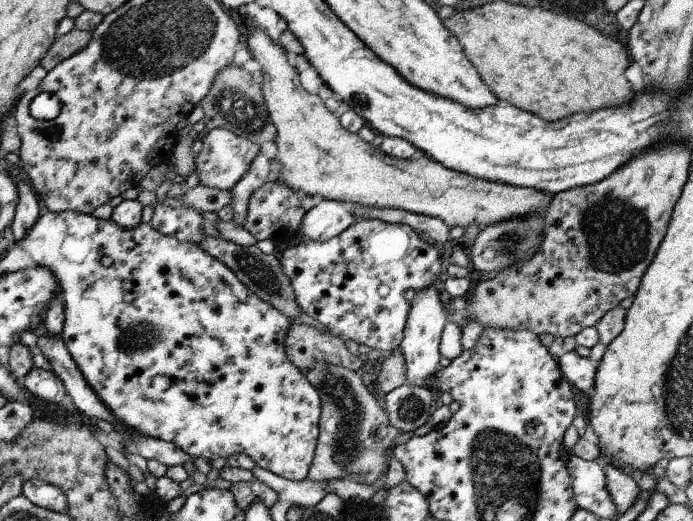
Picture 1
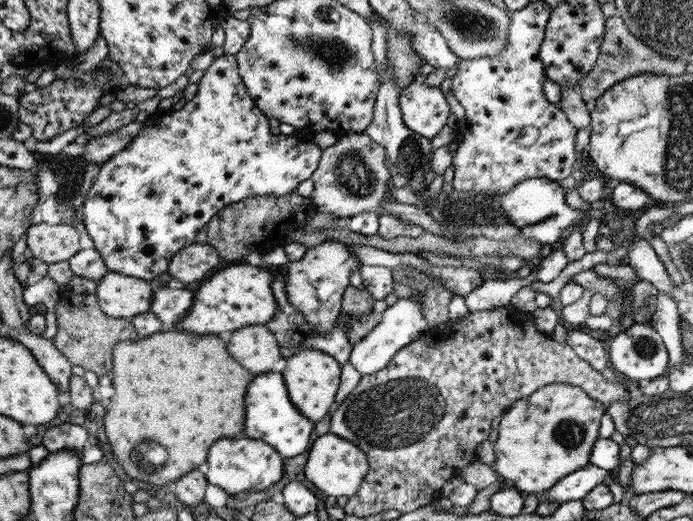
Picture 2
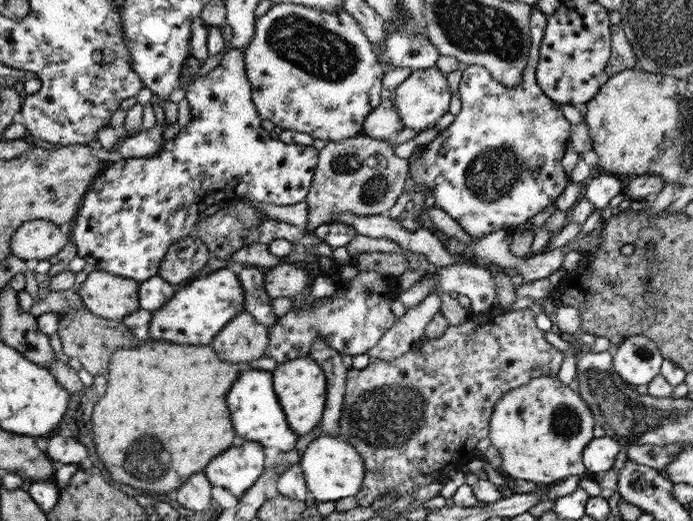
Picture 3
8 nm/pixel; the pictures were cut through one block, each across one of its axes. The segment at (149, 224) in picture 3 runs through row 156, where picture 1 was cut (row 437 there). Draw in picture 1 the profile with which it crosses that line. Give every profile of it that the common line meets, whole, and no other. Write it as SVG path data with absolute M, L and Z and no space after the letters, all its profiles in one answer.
M43 210L27 238L12 242L12 246L27 252L38 267L47 268L57 278L65 304L62 336L67 344L66 348L97 397L105 403L124 429L175 444L194 459L202 457L219 464L226 462L232 454L242 452L250 456L256 465L288 480L301 481L308 477L319 437L321 400L318 391L285 353L285 338L290 330L291 320L251 291L231 268L210 253L204 252L200 245L161 233L150 222L141 222L136 228L127 229L112 219L102 220L94 215L72 211L55 213Z

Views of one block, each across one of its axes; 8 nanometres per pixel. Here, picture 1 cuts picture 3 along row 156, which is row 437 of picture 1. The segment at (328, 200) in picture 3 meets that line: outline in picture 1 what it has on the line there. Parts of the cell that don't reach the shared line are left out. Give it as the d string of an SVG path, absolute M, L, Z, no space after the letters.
M316 364L304 376L318 391L321 400L319 437L308 477L315 481L352 479L363 485L376 484L388 470L388 450L404 432L388 420L386 410L369 393L358 372L342 366Z

